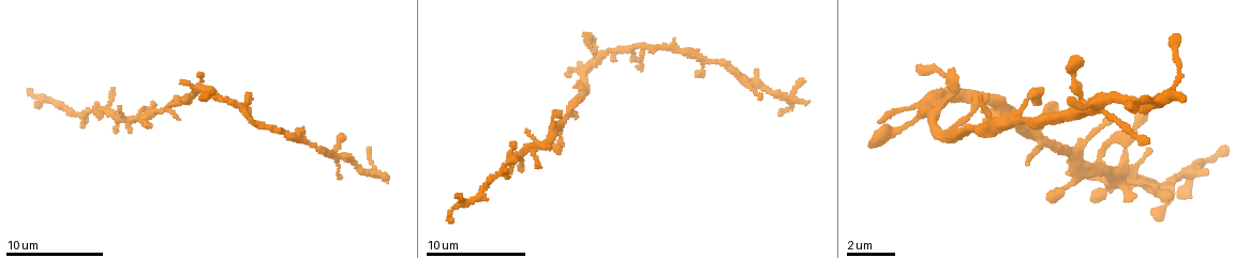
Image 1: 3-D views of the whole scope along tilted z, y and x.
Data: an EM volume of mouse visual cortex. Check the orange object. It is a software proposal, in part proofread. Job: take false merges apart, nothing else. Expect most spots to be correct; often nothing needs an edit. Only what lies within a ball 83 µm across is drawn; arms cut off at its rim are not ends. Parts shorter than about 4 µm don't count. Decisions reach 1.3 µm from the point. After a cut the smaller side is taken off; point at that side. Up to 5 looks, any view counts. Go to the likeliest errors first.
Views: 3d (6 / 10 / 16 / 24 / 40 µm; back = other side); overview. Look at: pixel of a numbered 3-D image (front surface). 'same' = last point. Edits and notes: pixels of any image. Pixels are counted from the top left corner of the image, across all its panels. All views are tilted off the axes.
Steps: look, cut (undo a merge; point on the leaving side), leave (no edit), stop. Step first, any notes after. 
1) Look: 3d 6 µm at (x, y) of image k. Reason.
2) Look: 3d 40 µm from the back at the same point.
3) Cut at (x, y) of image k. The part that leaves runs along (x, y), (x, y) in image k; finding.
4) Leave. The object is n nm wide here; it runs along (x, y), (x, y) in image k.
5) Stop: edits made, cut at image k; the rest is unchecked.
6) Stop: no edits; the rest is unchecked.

Look: 3d 6 µm at (594, 58) of image 1. Four or more arms meet.

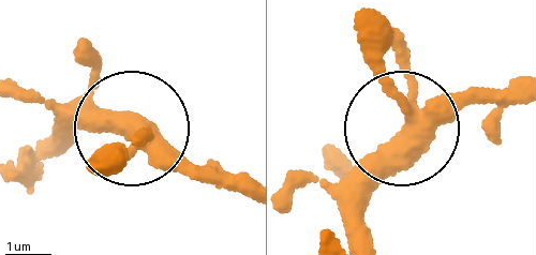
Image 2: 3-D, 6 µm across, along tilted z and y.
Look: 3d 6 µm from the back at (402, 134) of image 2. From behind.

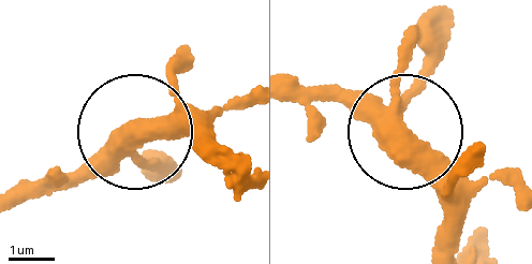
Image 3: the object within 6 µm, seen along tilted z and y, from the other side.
Leave. The object is 400 nm wide here; all the same neuron.

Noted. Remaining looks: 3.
Look: 3d 6 µm at (508, 164) of image 1. Two arms in line, one across.

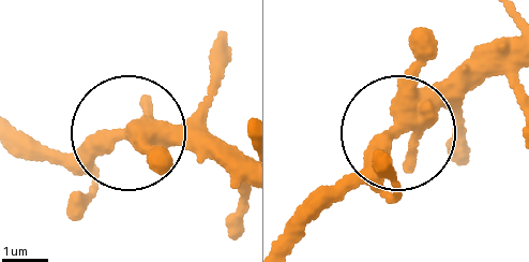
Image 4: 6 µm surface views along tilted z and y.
Look: 3d 6 µm from the back at (391, 135) of image 4. Other side.

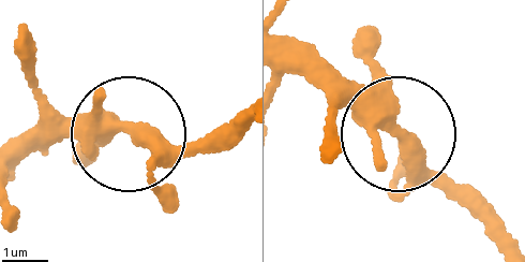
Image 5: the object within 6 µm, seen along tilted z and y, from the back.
Leave. It runs along (291, 44), (468, 212) in image 5; all the same neuron.

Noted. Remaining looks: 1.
Look: 3d 16 µm at (303, 138) of image 1. Sudden change in width.

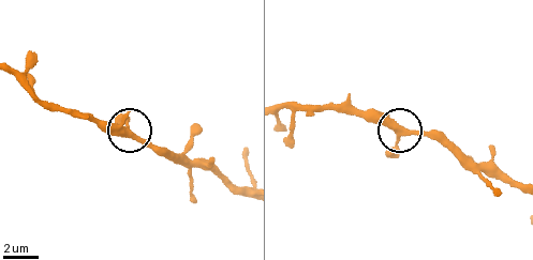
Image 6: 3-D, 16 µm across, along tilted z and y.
Leave. It runs along (285, 108), (314, 106), (388, 122), (405, 131), (440, 135) in image 6; one neuron here.

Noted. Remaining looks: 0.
Stop: no edits; the rest is unchecked.

